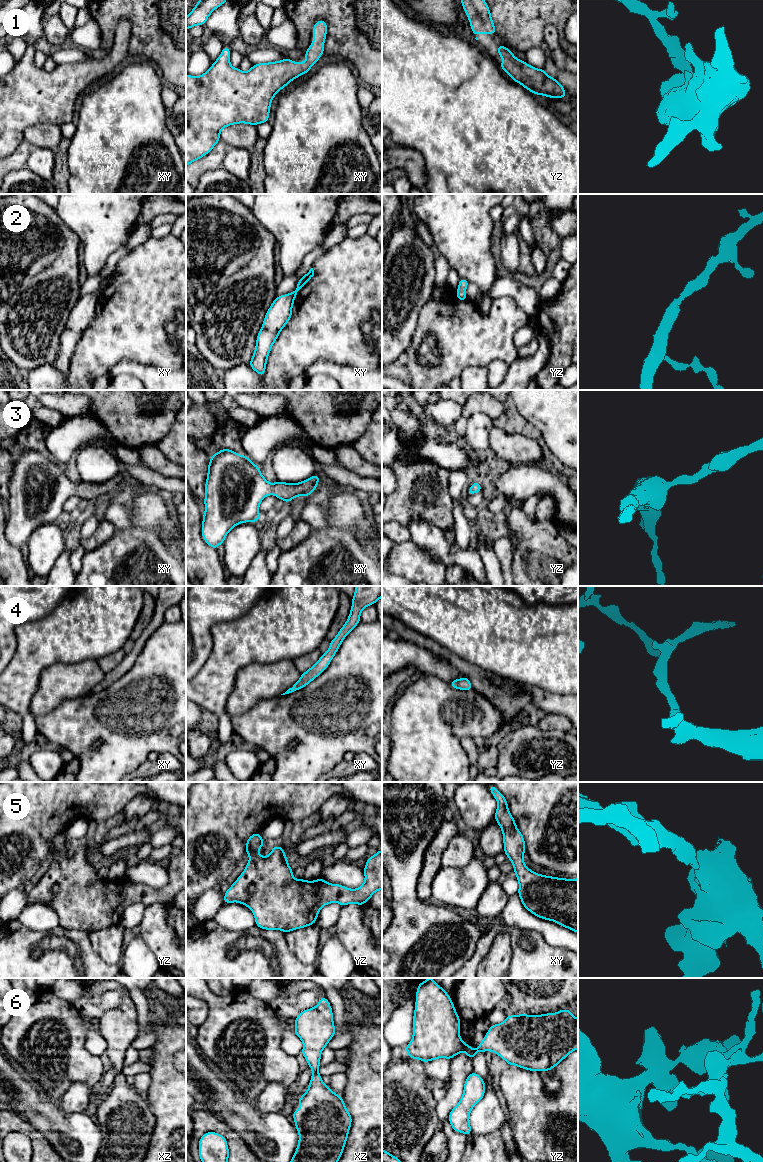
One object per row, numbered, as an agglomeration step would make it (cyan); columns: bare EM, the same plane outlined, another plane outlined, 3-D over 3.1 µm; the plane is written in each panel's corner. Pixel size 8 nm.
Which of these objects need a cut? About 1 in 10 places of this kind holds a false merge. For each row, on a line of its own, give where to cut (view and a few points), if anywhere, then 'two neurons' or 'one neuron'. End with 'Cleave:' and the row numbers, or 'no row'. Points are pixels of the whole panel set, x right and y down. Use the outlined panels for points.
1: no cut | one neuron
2: no cut | one neuron
3: no cut | one neuron
4: no cut | one neuron
5: no cut | one neuron
6: no cut | one neuron
Cleave: no row

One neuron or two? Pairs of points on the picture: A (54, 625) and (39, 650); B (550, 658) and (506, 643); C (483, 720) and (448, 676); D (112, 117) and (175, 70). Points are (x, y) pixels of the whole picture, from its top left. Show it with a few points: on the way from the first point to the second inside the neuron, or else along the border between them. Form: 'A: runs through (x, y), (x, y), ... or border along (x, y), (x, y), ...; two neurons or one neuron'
A: runs through (54, 631), (54, 634), (44, 644); one neuron
B: runs through (539, 647), (534, 644), (517, 643); one neuron
C: border along (426, 674), (437, 676), (448, 683); two neurons
D: border along (158, 71), (162, 77); two neurons

